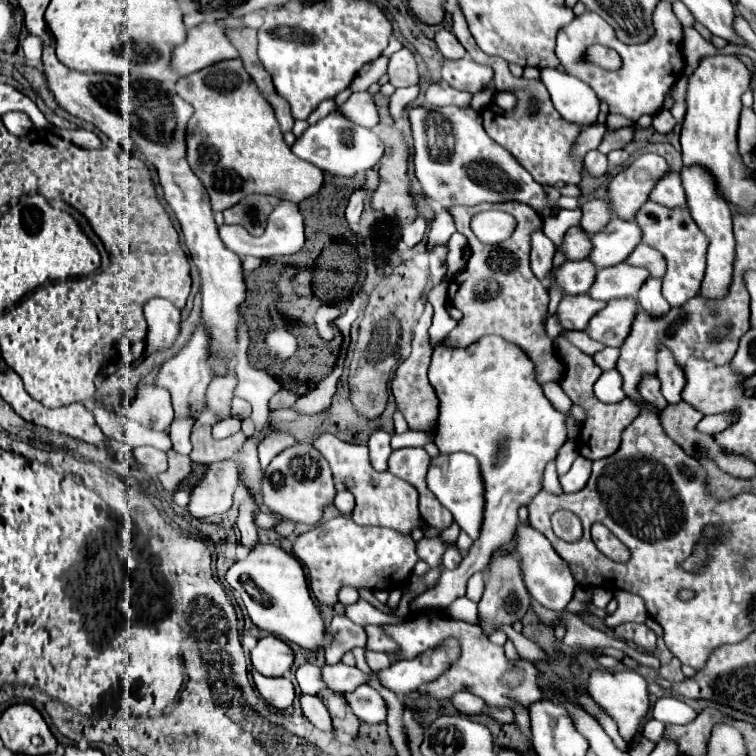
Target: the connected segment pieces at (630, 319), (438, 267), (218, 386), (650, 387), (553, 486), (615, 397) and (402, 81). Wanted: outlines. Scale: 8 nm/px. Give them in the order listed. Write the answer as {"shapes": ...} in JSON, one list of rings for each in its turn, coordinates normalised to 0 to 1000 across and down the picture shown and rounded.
{"shapes":[[[[841,393],[810,396],[802,409],[791,411],[778,427],[778,443],[802,454],[804,459],[820,459],[833,440],[847,403]]],[[[577,324],[569,337],[566,337],[566,351],[569,351],[569,361],[571,369],[579,374],[587,369],[590,364],[590,337],[593,337],[593,327],[590,324]]],[[[304,488],[299,499],[283,499],[272,517],[275,541],[283,544],[291,554],[304,552],[304,530],[307,530],[310,515],[312,515],[312,493],[310,488]]],[[[852,496],[852,499],[847,501],[847,507],[844,507],[844,520],[847,520],[854,530],[865,533],[865,538],[868,538],[870,544],[876,544],[876,541],[881,538],[878,525],[876,525],[876,520],[873,520],[873,504],[870,504],[865,496]]],[[[722,620],[720,623],[720,647],[733,652],[733,655],[741,655],[743,647],[741,647],[741,639],[738,639],[738,626],[733,620]]],[[[799,491],[786,508],[784,516],[798,533],[820,533],[828,525],[823,515],[823,496],[817,491]]],[[[532,62],[526,70],[521,70],[516,75],[513,102],[516,102],[516,110],[524,115],[540,115],[545,110],[553,110],[550,75],[548,75],[545,65]]]]}

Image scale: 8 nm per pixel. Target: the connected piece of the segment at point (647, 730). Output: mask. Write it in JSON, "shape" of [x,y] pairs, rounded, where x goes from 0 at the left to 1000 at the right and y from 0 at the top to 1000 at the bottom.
{"shape":[[[860,951],[860,954],[854,954],[854,956],[852,956],[849,972],[852,972],[854,978],[860,978],[860,980],[870,983],[870,980],[876,978],[876,972],[878,972],[878,964],[881,964],[881,959],[878,959],[878,956],[873,956],[873,954],[868,954],[868,951]]]}

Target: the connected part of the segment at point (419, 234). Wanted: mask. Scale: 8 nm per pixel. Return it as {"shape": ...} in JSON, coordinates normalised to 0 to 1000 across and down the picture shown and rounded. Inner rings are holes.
{"shape":[[[553,287],[548,295],[542,295],[540,300],[532,303],[532,316],[526,321],[526,329],[542,329],[550,321],[558,319],[561,308],[566,306],[566,292],[561,287]]]}

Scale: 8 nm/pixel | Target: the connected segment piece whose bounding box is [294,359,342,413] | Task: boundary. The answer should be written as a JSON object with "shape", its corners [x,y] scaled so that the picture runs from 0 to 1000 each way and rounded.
{"shape":[[[452,475],[444,480],[442,491],[418,509],[418,515],[407,517],[405,522],[399,522],[394,528],[389,541],[394,541],[397,546],[421,546],[421,544],[434,541],[437,528],[444,520],[444,507],[447,507],[450,496],[452,496]]]}

